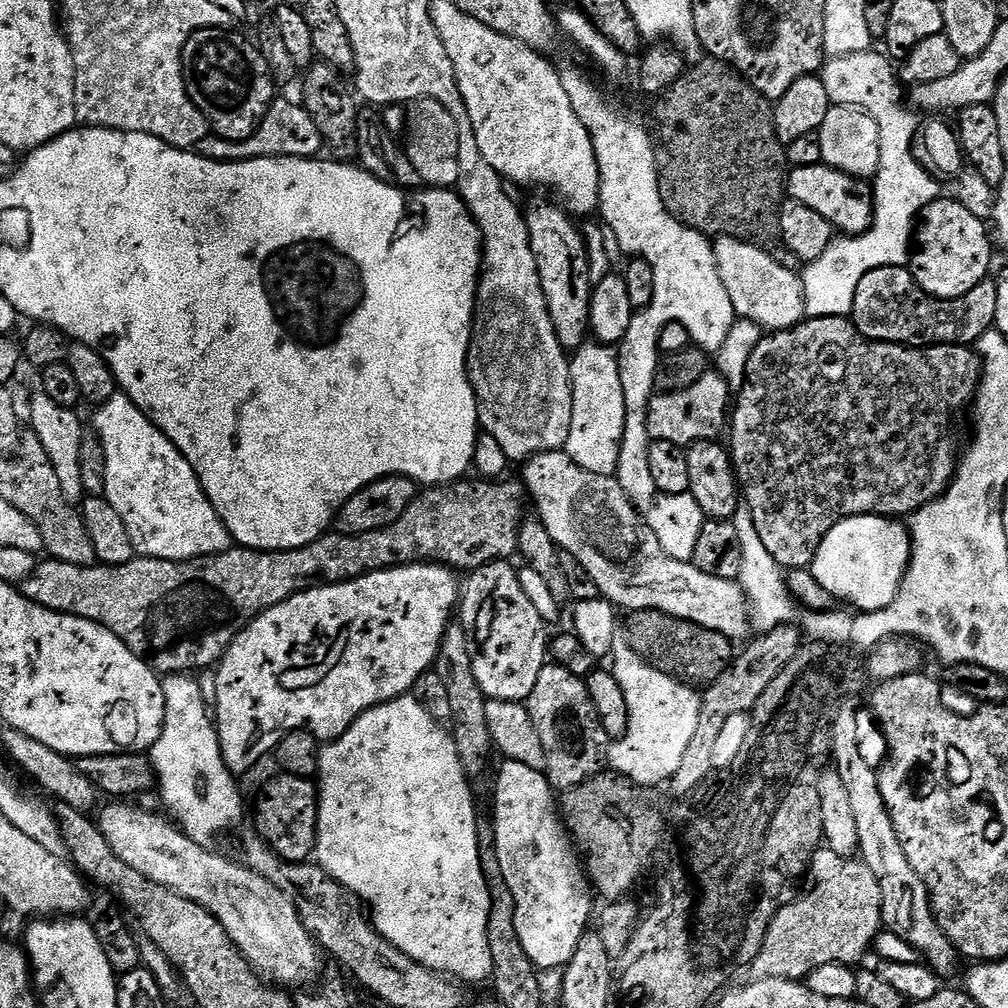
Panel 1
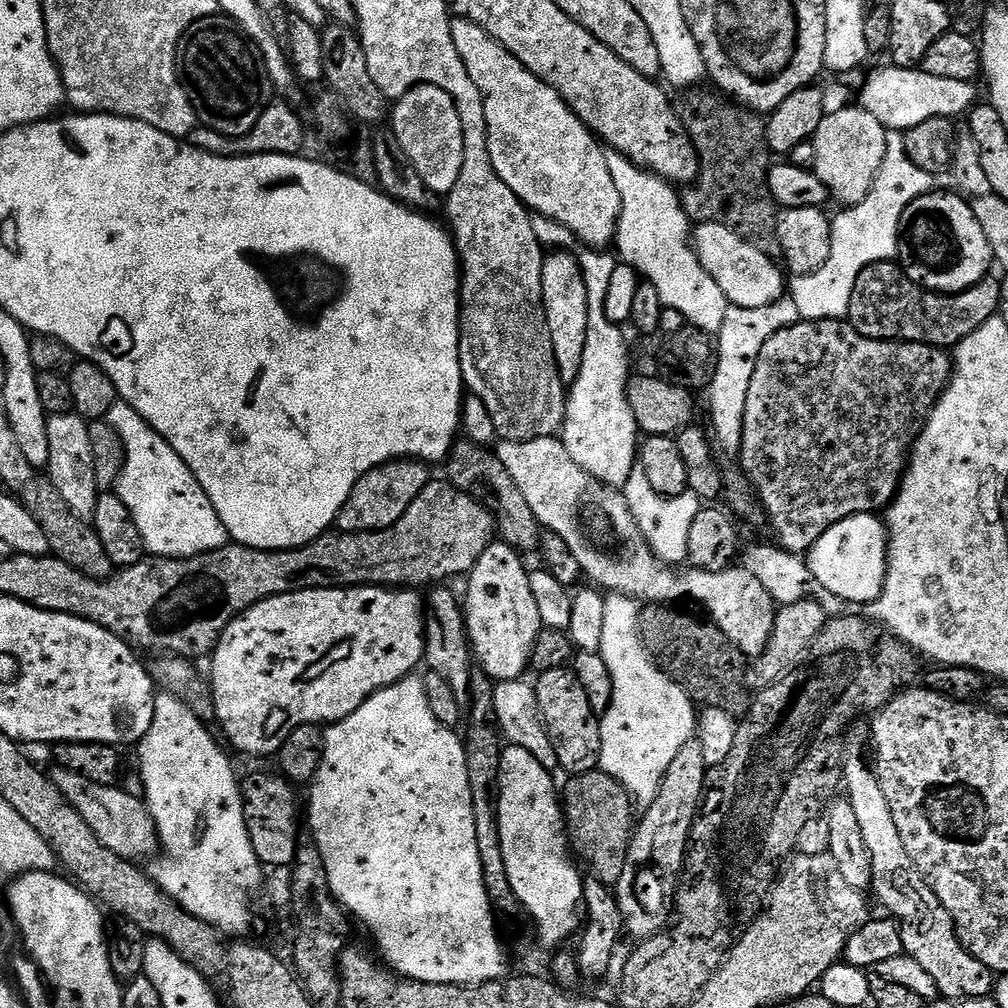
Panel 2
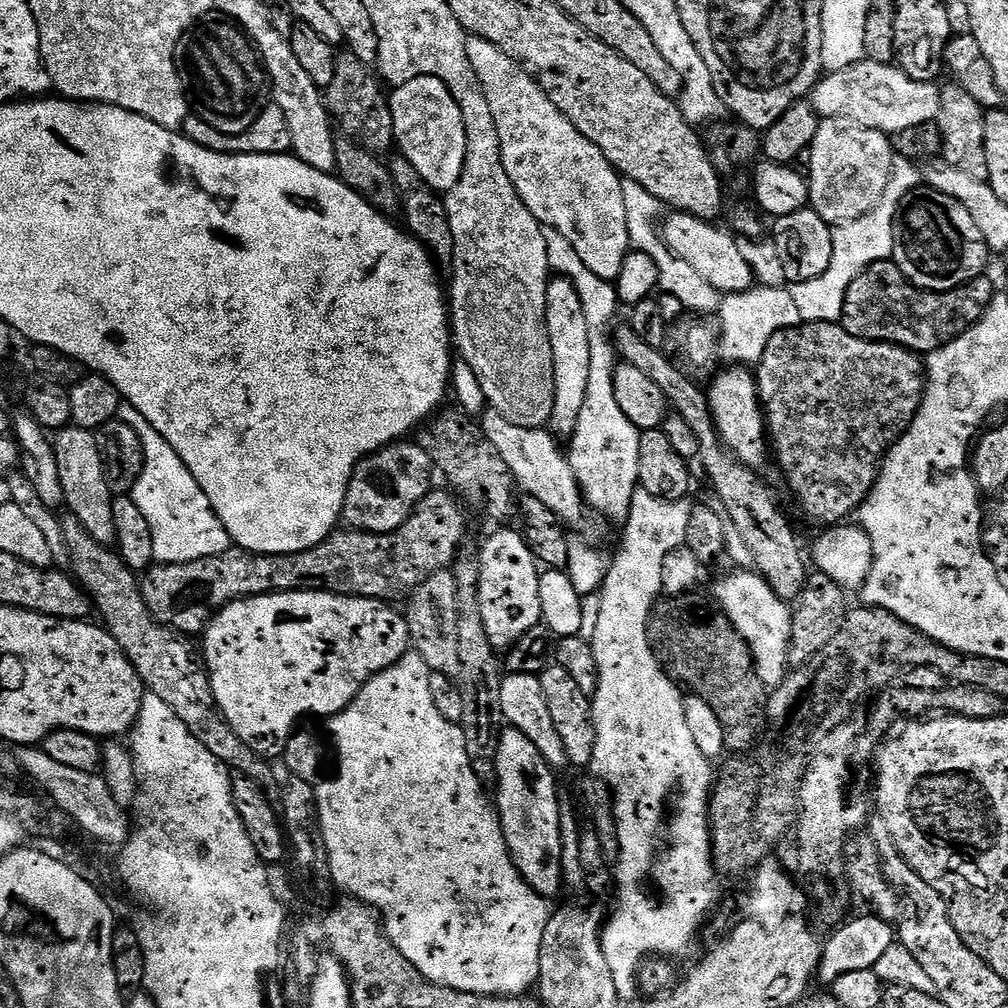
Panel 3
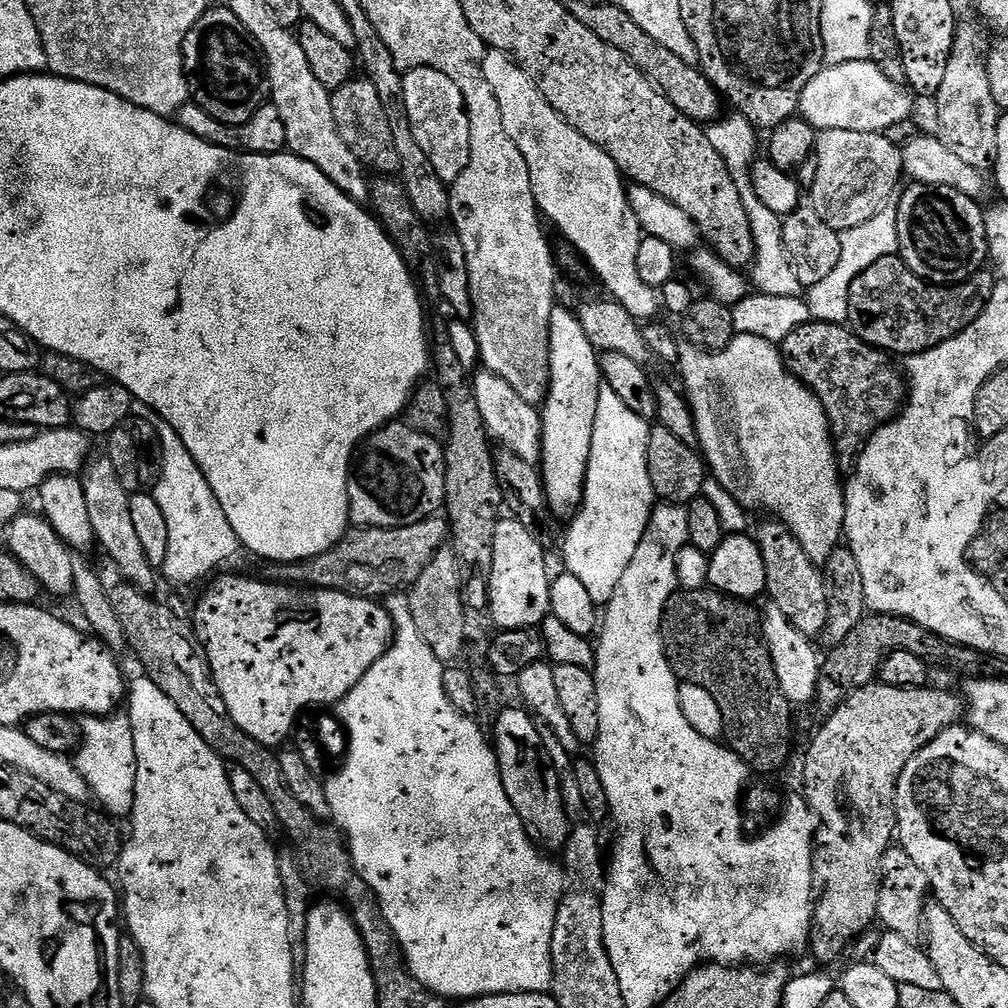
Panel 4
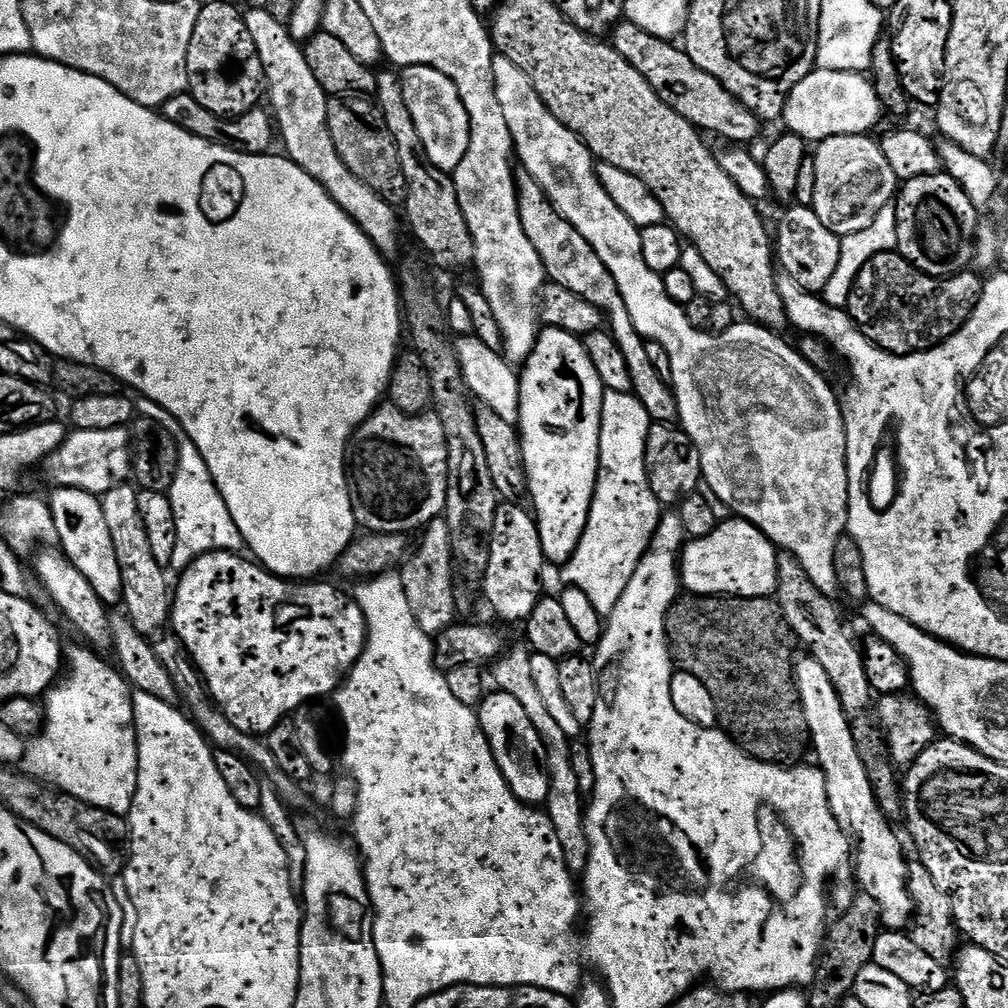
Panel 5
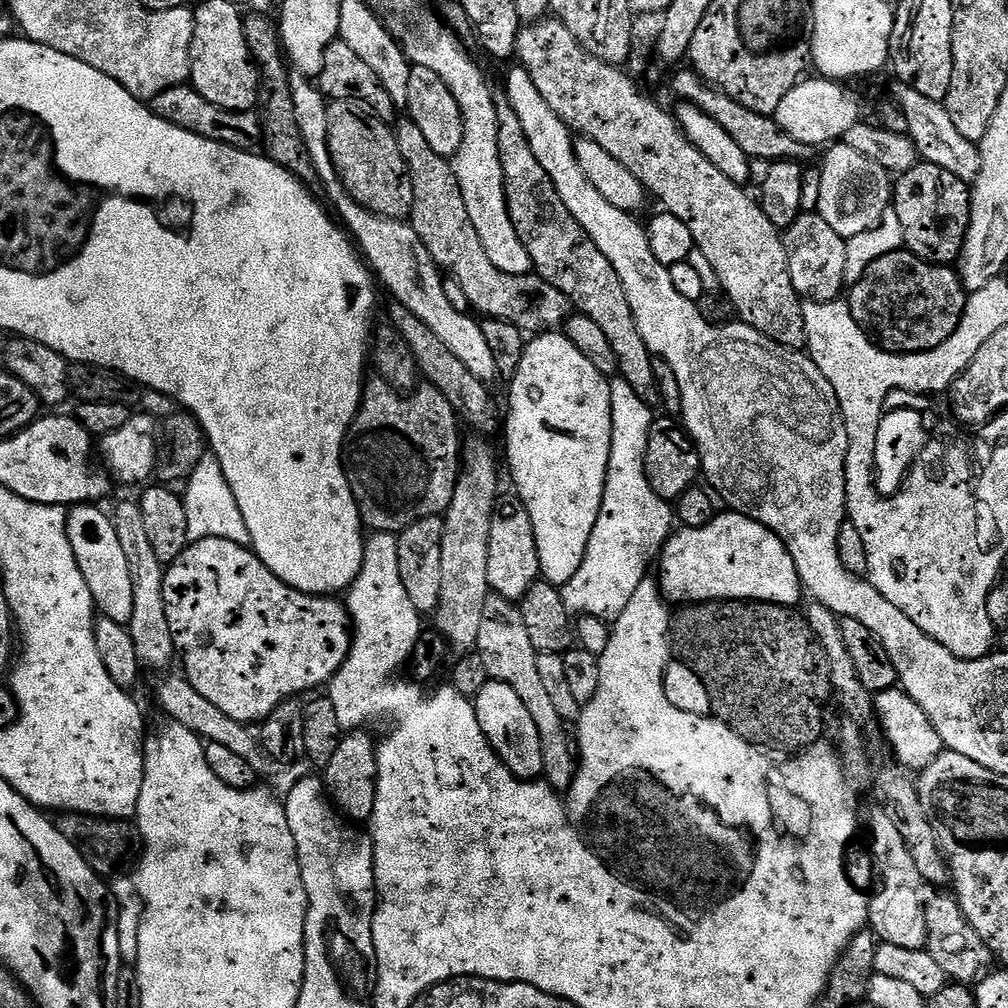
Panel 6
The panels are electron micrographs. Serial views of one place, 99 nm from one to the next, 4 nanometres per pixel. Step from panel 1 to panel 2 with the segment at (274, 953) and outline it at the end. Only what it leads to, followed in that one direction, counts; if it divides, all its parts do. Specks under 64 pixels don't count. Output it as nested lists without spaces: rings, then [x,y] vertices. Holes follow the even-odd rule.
[[[62,767],[55,771],[51,777],[58,790],[62,790],[66,802],[86,818],[86,826],[98,834],[98,842],[102,842],[106,850],[114,850],[114,854],[133,862],[143,861],[143,856],[152,858],[157,855],[160,840],[156,836],[156,824],[148,812],[147,803],[139,795],[131,796],[120,786],[98,786],[98,782],[90,782],[90,778],[82,778],[82,774],[68,772]]]

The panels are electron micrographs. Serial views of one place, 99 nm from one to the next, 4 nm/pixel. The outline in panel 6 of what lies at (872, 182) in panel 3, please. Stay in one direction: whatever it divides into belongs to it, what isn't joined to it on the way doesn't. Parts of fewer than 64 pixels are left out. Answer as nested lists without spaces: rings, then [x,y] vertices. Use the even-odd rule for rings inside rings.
[[[842,142],[827,149],[824,164],[819,165],[822,178],[822,198],[818,198],[818,214],[834,230],[834,234],[849,238],[877,227],[883,212],[892,203],[893,177],[878,162],[870,162],[858,150],[850,150]]]

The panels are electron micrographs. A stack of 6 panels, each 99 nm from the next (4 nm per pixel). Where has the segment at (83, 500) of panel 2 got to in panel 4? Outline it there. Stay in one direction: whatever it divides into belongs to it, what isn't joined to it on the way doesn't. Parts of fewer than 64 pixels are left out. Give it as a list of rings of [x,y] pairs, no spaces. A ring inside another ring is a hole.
[[[108,459],[94,460],[83,469],[82,485],[86,494],[86,510],[90,514],[90,526],[94,526],[96,534],[96,544],[104,547],[107,559],[115,564],[125,580],[142,592],[151,593],[156,584],[156,576],[158,580],[158,572],[146,558],[146,550],[142,550],[142,542],[134,531],[128,501],[130,494],[122,482],[118,482],[118,474],[114,474],[114,466]]]

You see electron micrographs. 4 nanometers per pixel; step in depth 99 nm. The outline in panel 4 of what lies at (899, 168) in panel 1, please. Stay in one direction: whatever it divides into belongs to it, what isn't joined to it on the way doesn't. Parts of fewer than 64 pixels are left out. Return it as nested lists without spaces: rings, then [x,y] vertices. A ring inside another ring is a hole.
[[[896,189],[891,194],[887,203],[880,208],[878,214],[863,223],[862,226],[852,227],[848,231],[840,233],[840,250],[838,265],[833,273],[821,282],[810,288],[806,294],[806,303],[811,317],[819,323],[843,324],[848,321],[849,316],[849,288],[858,274],[865,272],[874,262],[882,257],[897,255],[899,244],[897,242],[897,206],[901,202],[901,189]]]

